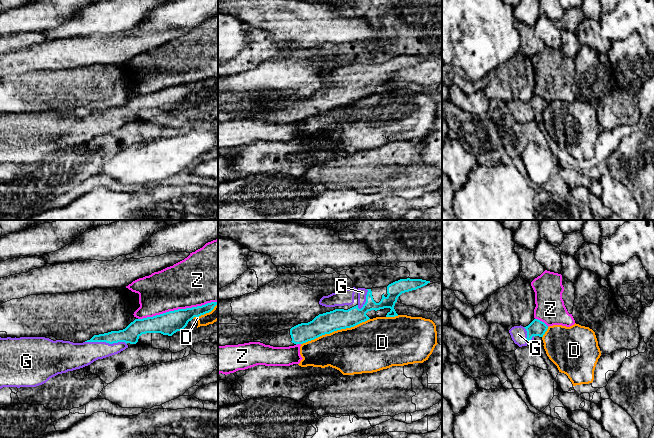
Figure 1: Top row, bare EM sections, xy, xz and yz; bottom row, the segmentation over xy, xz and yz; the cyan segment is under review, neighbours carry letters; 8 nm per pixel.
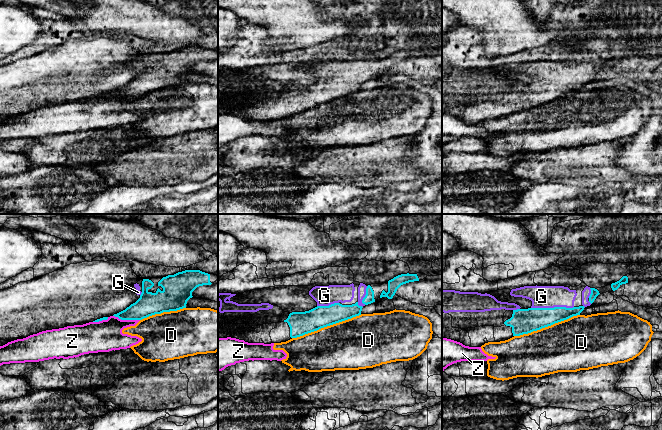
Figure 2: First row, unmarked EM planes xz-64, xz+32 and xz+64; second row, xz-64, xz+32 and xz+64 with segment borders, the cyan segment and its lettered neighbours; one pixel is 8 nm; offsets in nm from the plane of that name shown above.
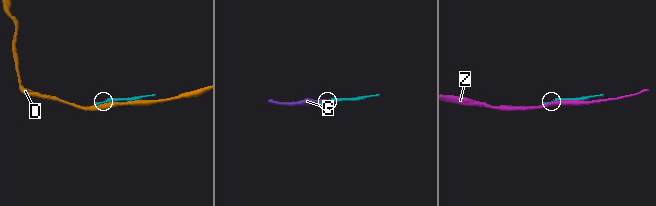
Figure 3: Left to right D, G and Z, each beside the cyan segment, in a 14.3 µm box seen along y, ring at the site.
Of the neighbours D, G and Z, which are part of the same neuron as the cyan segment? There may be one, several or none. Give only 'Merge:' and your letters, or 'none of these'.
Merge: G

